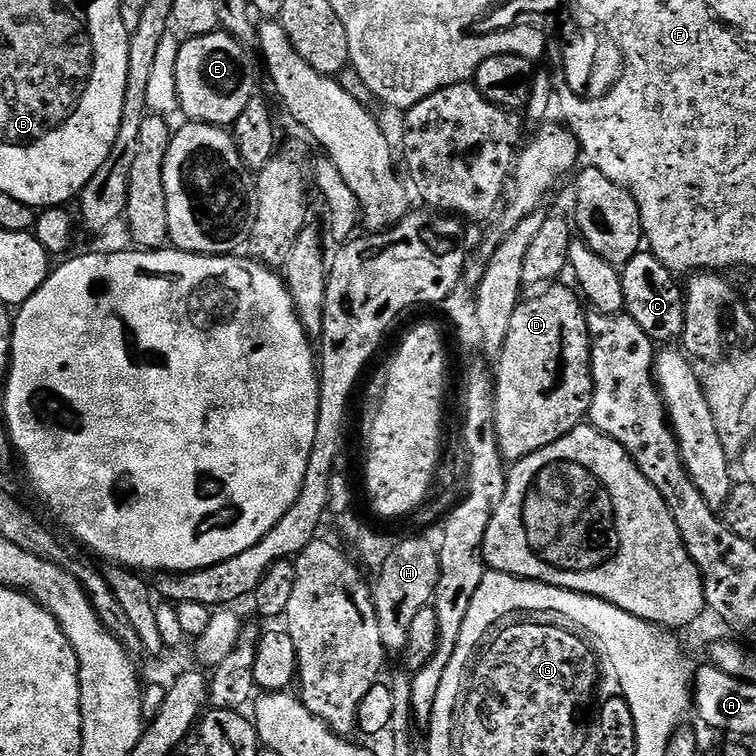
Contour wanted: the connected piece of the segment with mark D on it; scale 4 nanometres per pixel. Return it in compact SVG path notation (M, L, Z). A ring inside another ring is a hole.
M556 282L545 287L533 300L521 299L520 305L514 310L514 318L510 318L510 334L506 334L506 342L498 353L500 365L494 368L494 387L496 390L496 433L498 434L498 446L505 461L515 462L558 442L570 430L574 430L580 424L585 423L588 411L592 405L592 339L588 333L588 318L585 305L581 297L571 287L563 288L563 283Z

